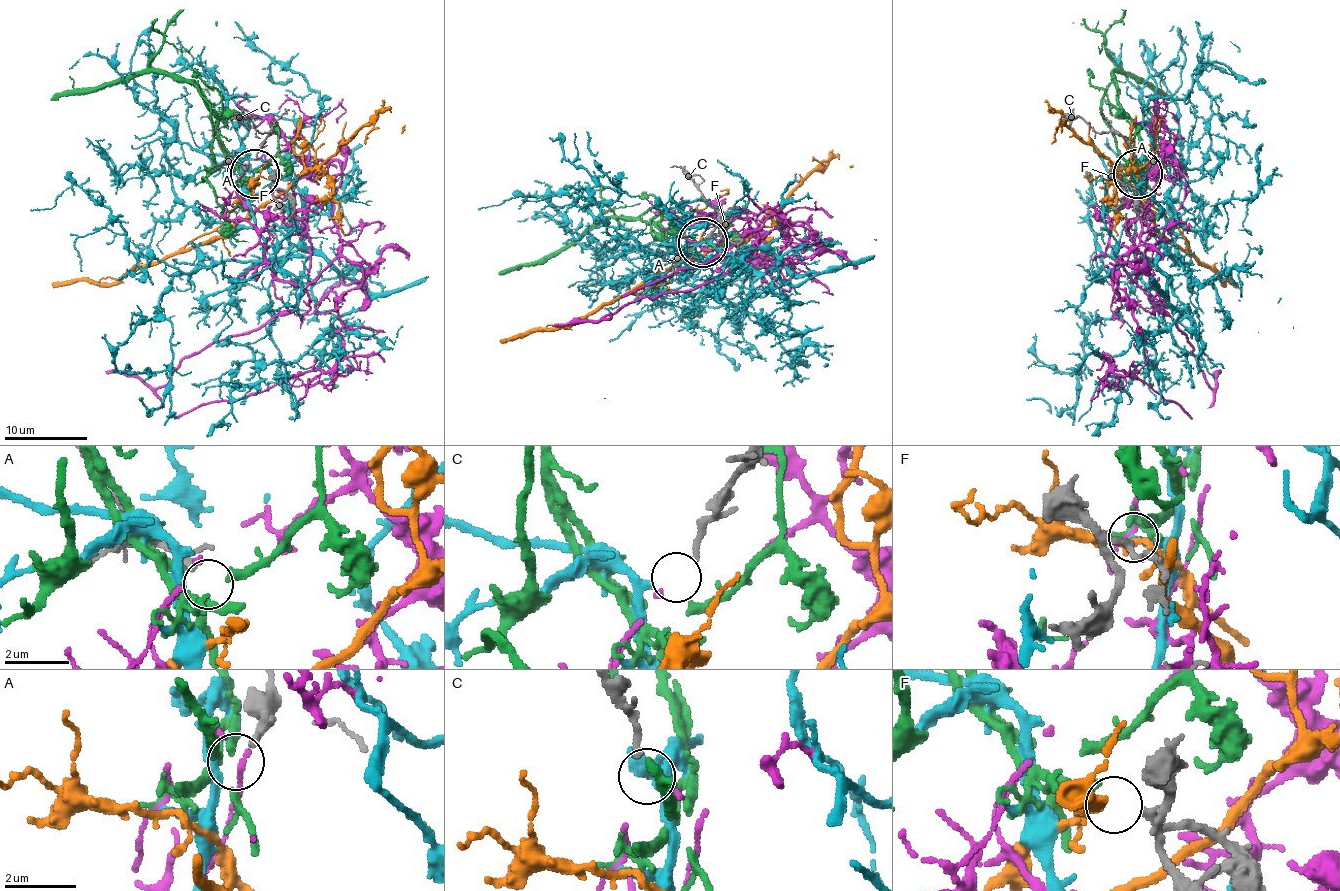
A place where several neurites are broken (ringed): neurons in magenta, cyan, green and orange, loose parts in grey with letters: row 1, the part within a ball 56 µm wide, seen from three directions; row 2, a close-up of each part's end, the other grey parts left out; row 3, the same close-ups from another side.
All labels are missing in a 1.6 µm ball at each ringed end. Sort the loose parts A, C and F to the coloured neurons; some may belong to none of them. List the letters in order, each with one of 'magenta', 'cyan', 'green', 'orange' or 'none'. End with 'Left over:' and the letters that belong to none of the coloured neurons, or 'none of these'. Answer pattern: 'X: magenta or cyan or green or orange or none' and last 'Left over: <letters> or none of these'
A: none
C: cyan
F: green
Left over: A

